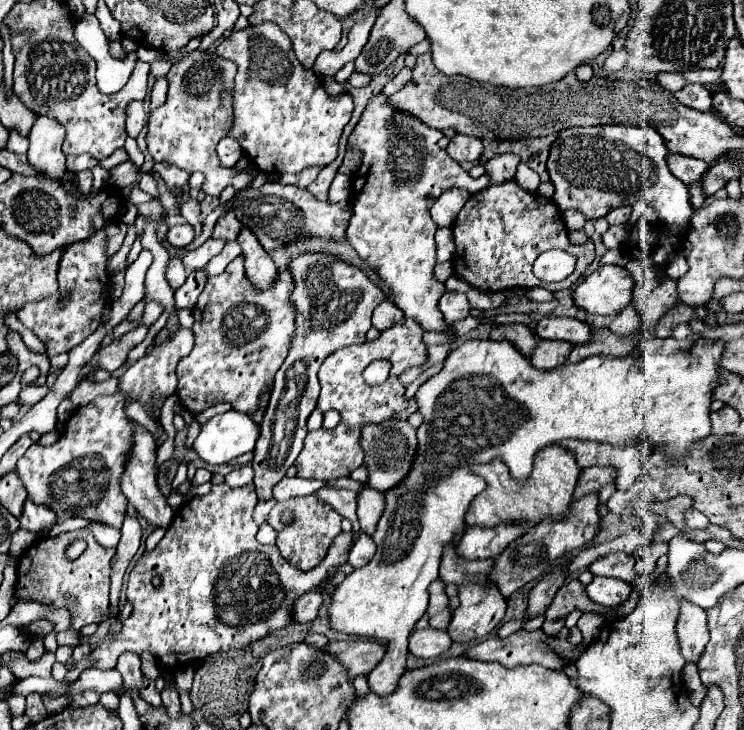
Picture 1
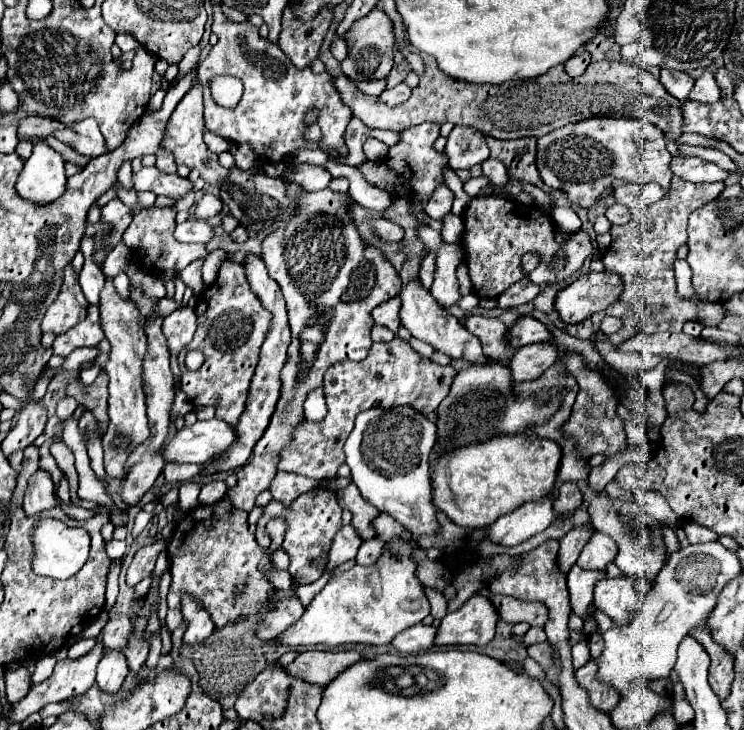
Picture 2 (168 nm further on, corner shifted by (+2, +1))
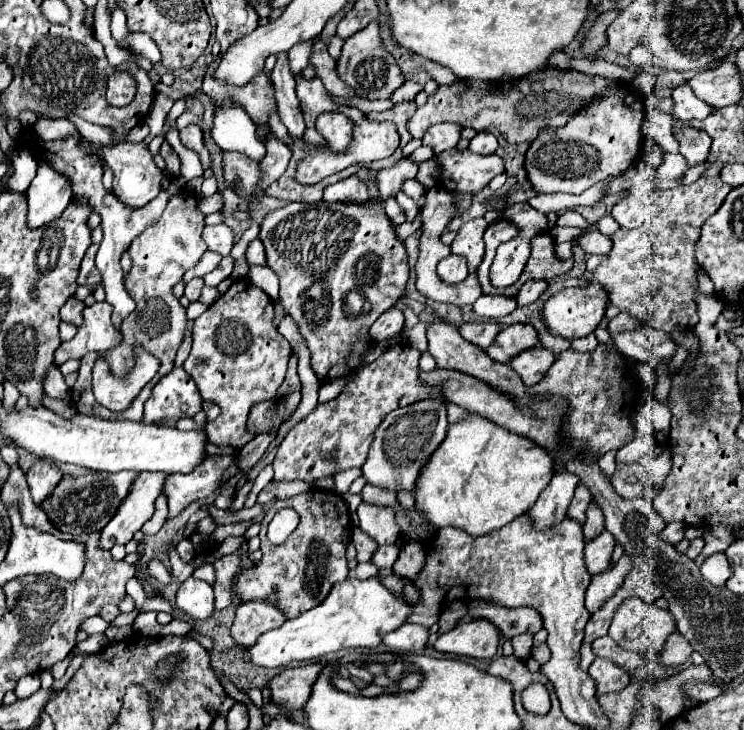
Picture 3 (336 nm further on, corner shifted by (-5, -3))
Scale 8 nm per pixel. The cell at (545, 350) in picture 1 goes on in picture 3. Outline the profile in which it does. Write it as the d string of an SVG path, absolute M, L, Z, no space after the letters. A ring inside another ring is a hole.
M537 345L537 347L527 349L527 351L519 353L517 357L513 357L513 361L509 361L509 367L523 379L523 383L527 387L531 387L545 377L545 373L553 365L553 361L555 361L555 355Z

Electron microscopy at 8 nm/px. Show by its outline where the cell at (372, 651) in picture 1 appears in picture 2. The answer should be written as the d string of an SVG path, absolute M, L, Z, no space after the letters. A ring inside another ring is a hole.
M304 651L300 653L286 671L290 675L296 675L308 683L326 685L332 681L332 677L338 677L342 669L348 669L354 665L354 661L364 661L366 657L356 651Z

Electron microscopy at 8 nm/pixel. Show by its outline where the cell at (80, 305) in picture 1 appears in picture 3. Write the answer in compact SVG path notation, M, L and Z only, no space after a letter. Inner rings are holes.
M71 297L71 299L67 299L67 303L61 309L61 319L67 321L67 323L73 323L75 327L79 327L83 323L83 317L81 317L83 309L85 309L85 303Z

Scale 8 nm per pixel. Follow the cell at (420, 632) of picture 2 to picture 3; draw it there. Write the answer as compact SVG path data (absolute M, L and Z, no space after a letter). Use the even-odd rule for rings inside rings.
M405 623L401 627L397 627L393 633L387 633L383 637L383 645L395 649L395 651L421 651L425 647L429 639L429 631L423 625L413 625L413 623Z

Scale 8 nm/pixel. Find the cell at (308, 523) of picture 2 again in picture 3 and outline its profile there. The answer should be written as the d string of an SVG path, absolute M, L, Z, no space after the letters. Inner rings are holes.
M311 489L307 493L275 501L261 521L259 537L263 551L261 561L249 569L241 569L241 573L235 577L237 597L241 601L267 601L279 607L287 619L291 619L317 607L329 595L329 589L347 577L349 569L345 549L351 541L351 517L345 499L335 491ZM283 507L291 507L299 513L299 525L285 543L273 545L267 539L267 525Z

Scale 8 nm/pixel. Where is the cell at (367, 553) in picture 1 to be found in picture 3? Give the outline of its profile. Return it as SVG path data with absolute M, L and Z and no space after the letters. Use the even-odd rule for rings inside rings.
M385 545L385 547L379 547L377 553L373 555L373 563L379 567L379 569L385 569L385 567L391 567L399 557L399 547L397 545Z

